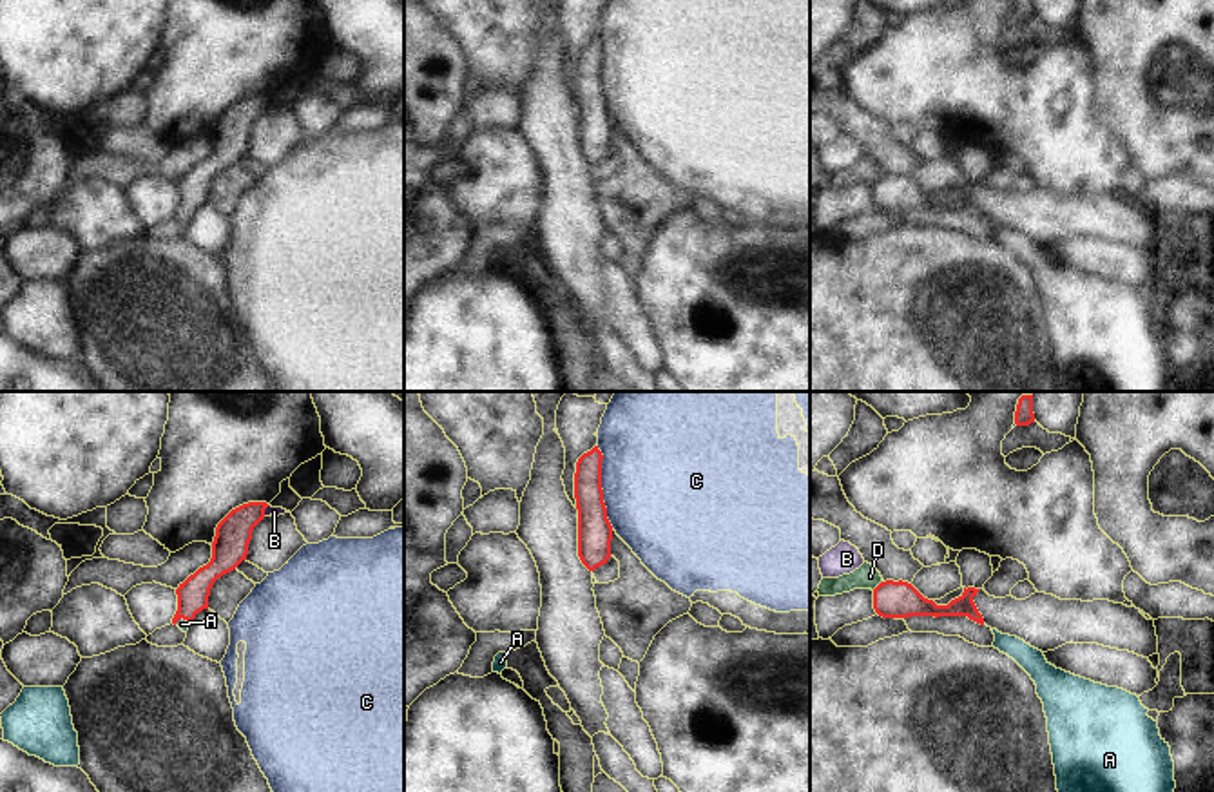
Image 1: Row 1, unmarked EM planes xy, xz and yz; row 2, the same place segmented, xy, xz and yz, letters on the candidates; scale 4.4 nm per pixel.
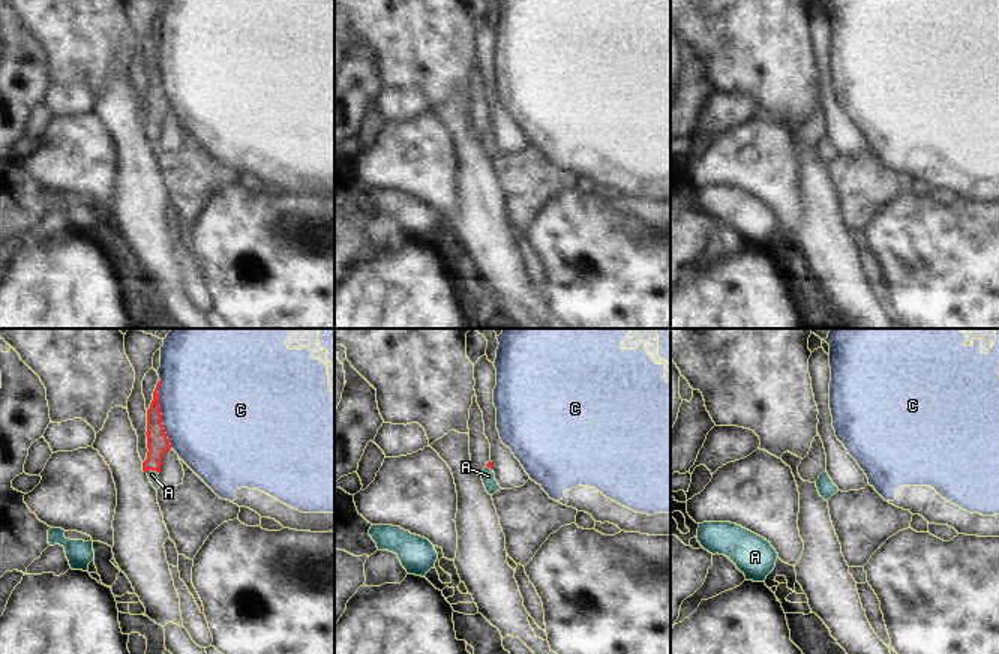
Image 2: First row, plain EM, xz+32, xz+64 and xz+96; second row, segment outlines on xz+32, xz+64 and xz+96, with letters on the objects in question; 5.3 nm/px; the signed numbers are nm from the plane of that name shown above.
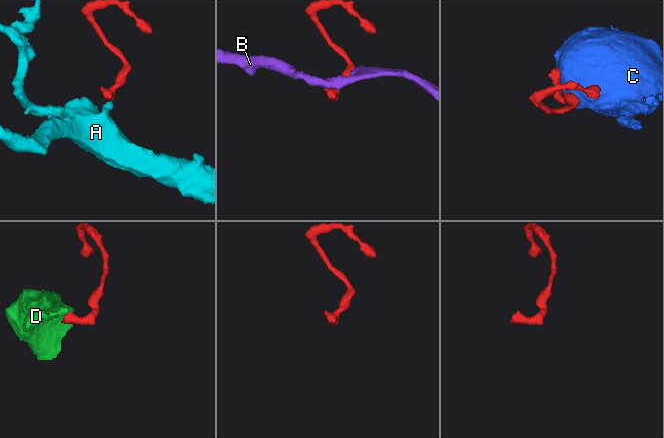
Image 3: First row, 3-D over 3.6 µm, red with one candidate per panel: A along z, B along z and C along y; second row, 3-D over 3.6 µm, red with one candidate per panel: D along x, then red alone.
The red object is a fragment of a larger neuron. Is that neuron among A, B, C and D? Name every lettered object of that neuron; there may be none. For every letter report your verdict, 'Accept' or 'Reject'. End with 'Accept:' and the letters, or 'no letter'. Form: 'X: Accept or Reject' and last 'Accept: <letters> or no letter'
A: Accept
B: Reject
C: Reject
D: Reject
Accept: A.

